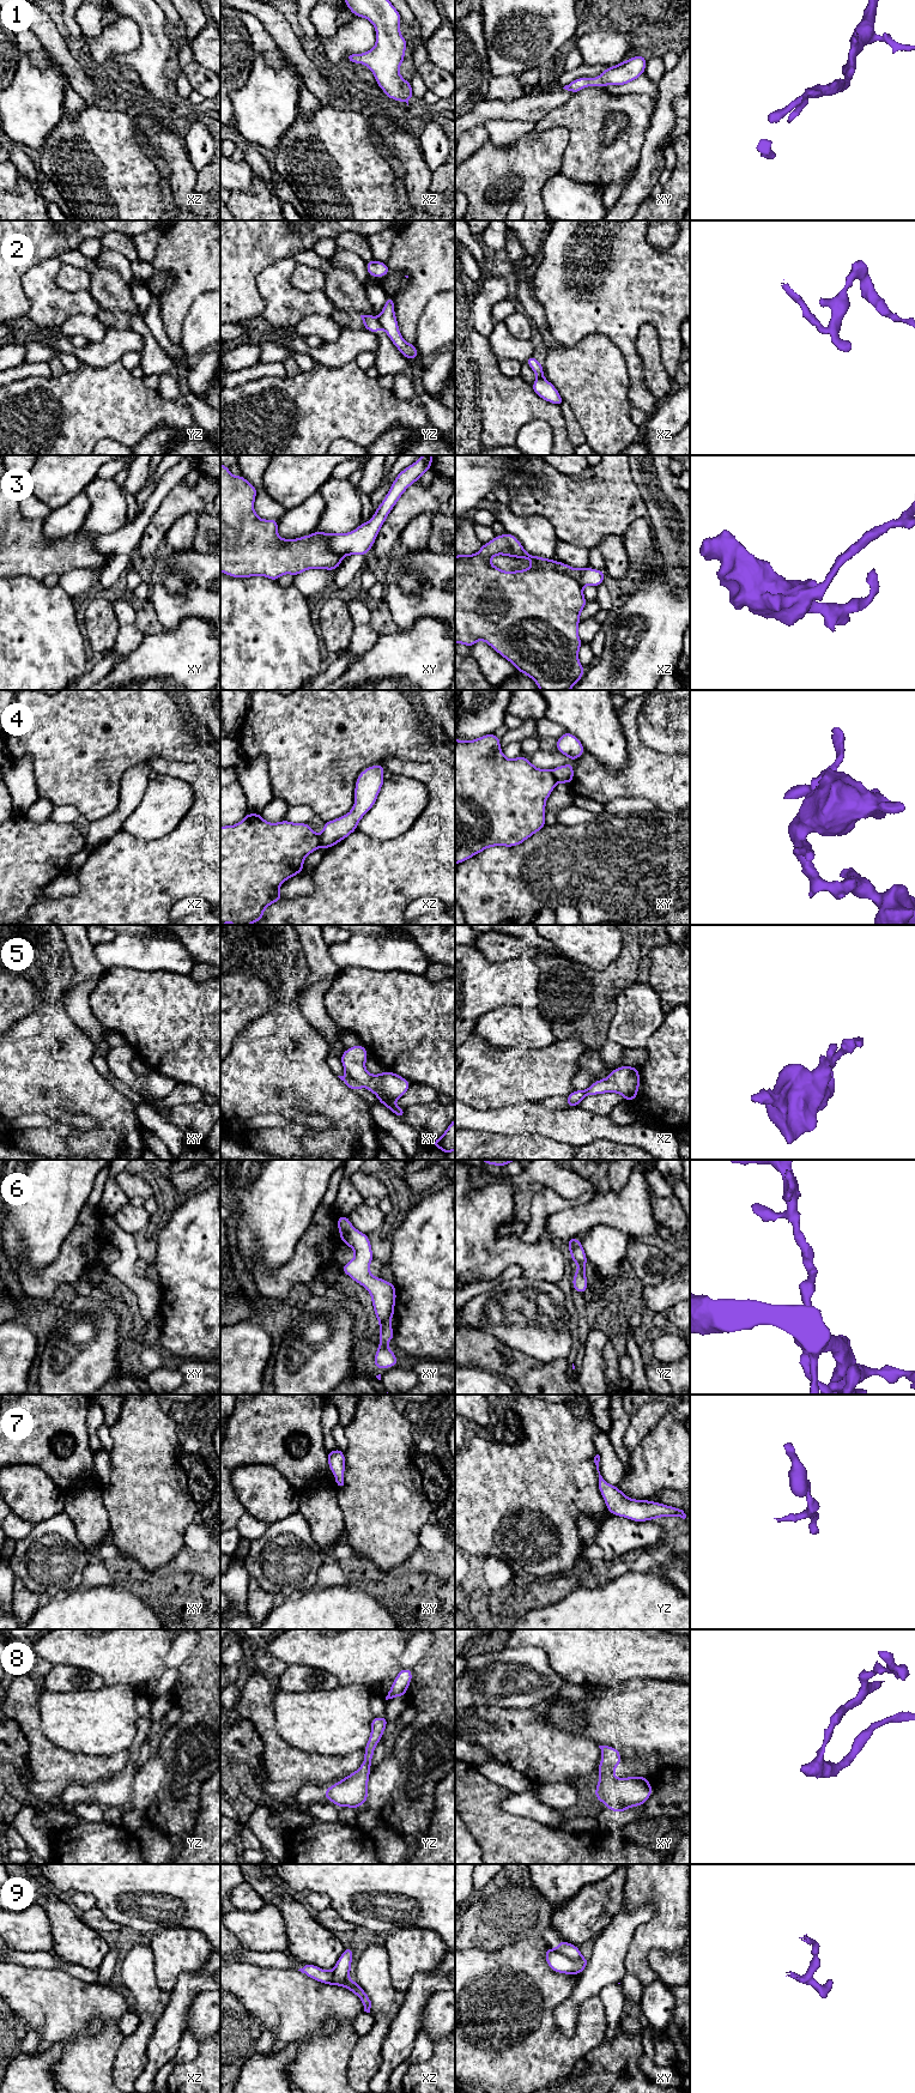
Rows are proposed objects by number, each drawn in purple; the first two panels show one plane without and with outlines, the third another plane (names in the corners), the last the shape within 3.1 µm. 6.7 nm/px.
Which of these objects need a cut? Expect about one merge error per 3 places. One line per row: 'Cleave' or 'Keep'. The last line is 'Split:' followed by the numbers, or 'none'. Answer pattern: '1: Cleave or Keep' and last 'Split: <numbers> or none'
1: Keep
2: Cleave
3: Cleave
4: Cleave
5: Cleave
6: Keep
7: Keep
8: Keep
9: Cleave
Split: 2, 3, 4, 5, 9

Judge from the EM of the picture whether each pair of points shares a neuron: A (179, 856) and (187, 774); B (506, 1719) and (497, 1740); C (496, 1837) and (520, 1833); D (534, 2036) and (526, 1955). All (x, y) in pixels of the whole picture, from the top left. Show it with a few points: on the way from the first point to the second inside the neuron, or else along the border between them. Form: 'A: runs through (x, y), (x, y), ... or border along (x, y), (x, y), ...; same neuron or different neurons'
A: runs through (199, 835), (201, 833), (201, 793); same neuron
B: runs through (506, 1724), (506, 1731), (502, 1735); same neuron
C: runs through (502, 1837), (514, 1837); same neuron
D: runs through (529, 2015), (529, 2000), (526, 1996), (526, 1976); same neuron

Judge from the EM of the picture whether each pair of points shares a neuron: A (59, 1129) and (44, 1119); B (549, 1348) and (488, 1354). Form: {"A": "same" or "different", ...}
{"A": "same", "B": "different"}

